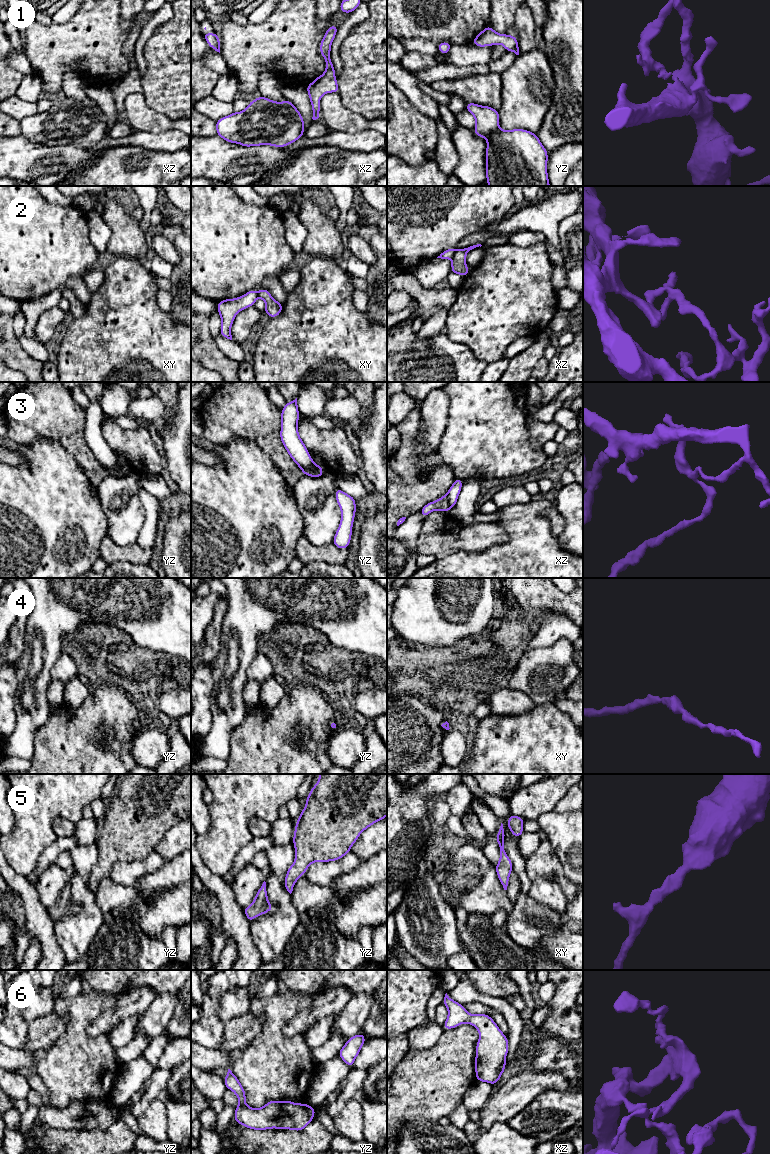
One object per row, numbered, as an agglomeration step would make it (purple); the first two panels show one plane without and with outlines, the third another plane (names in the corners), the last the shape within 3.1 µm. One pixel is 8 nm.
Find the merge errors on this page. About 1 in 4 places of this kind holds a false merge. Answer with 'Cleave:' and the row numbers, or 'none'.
Cleave: 2, 3

